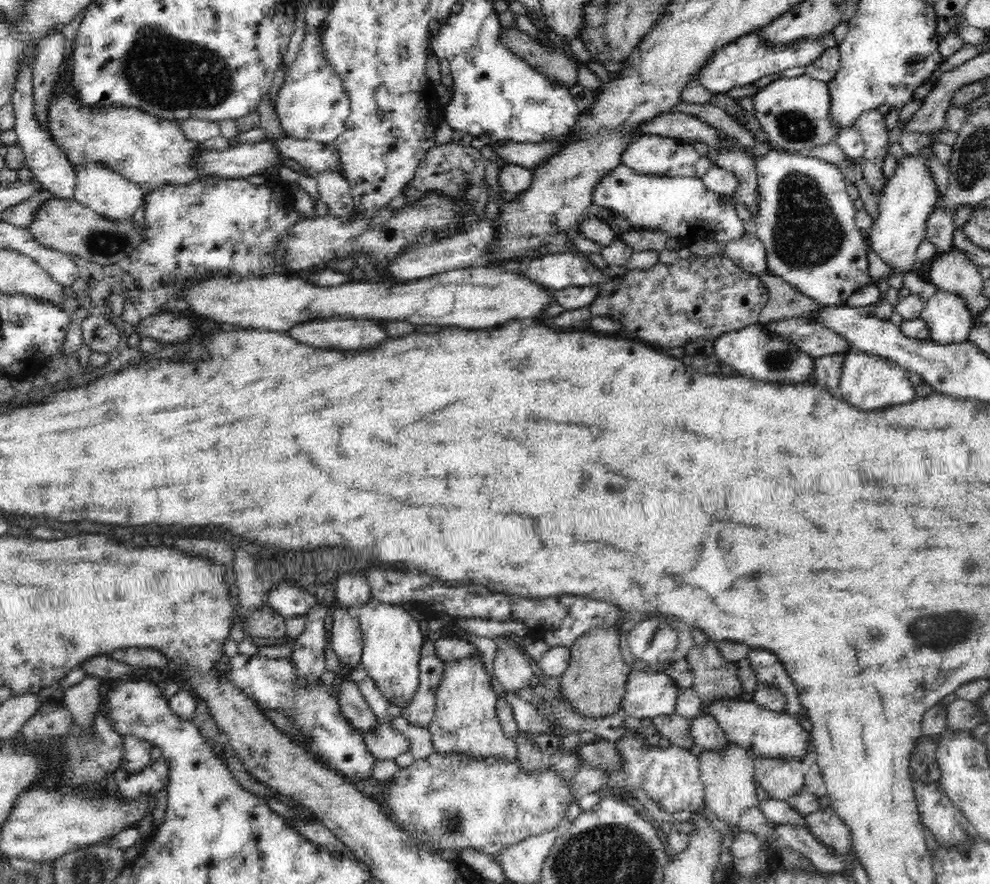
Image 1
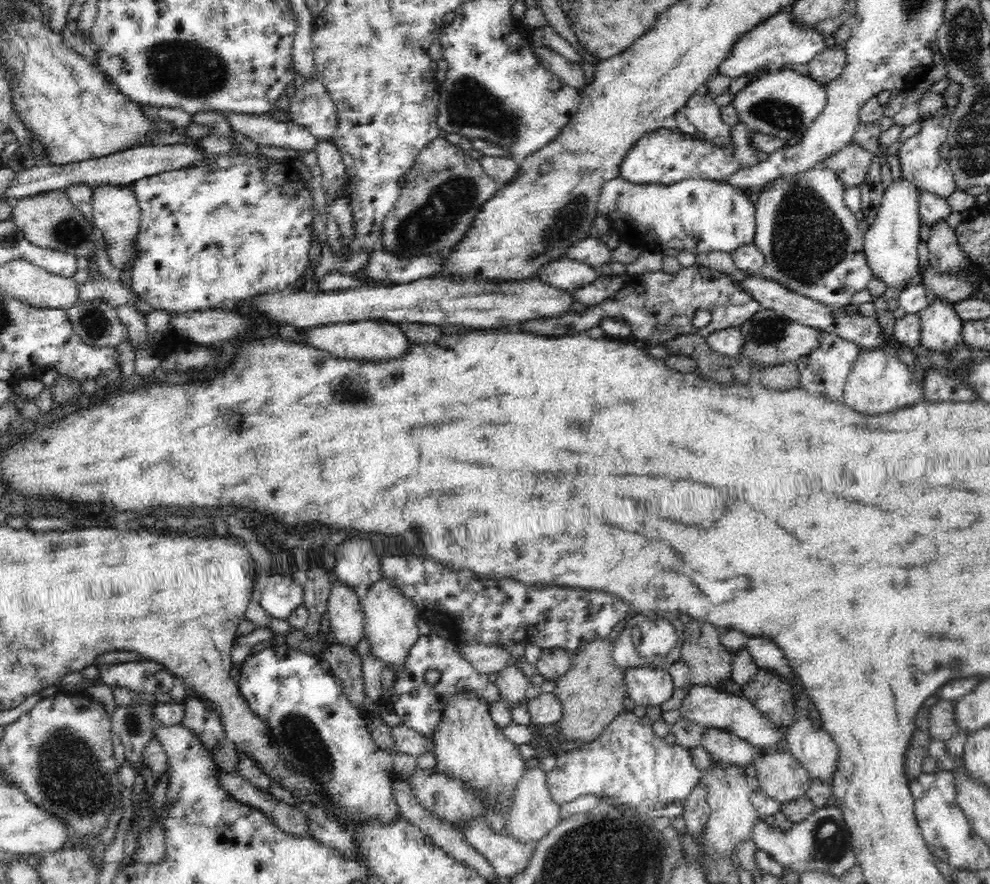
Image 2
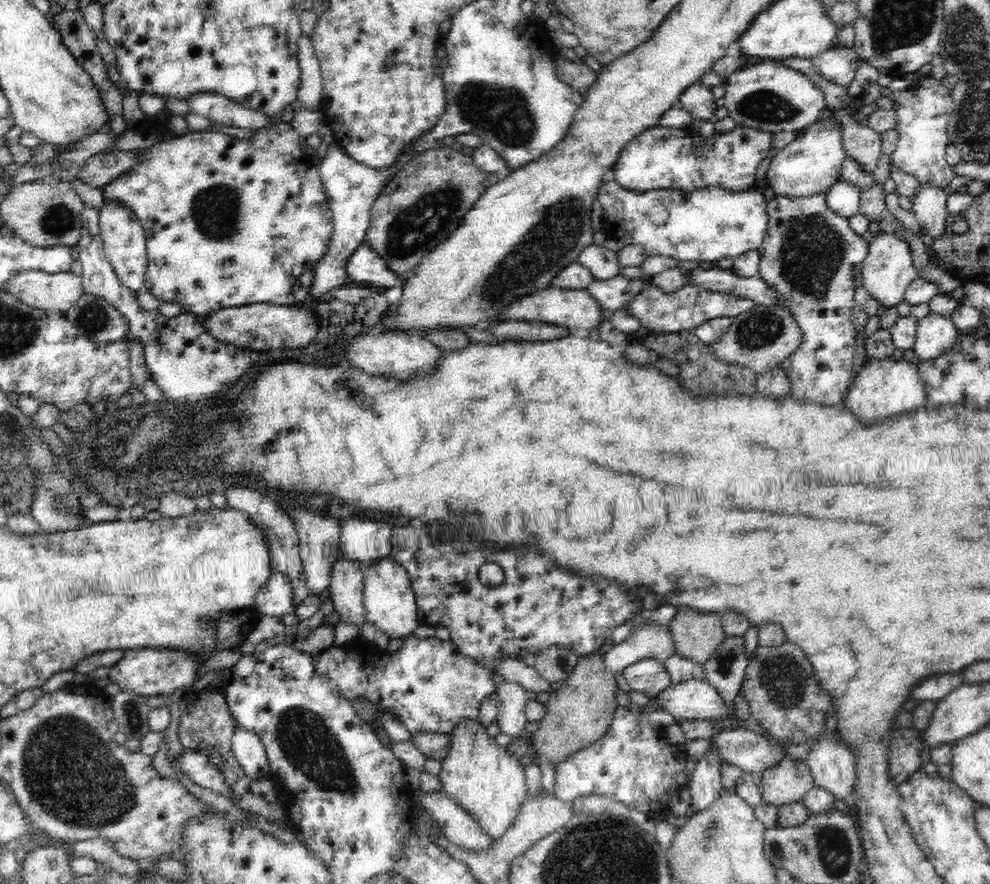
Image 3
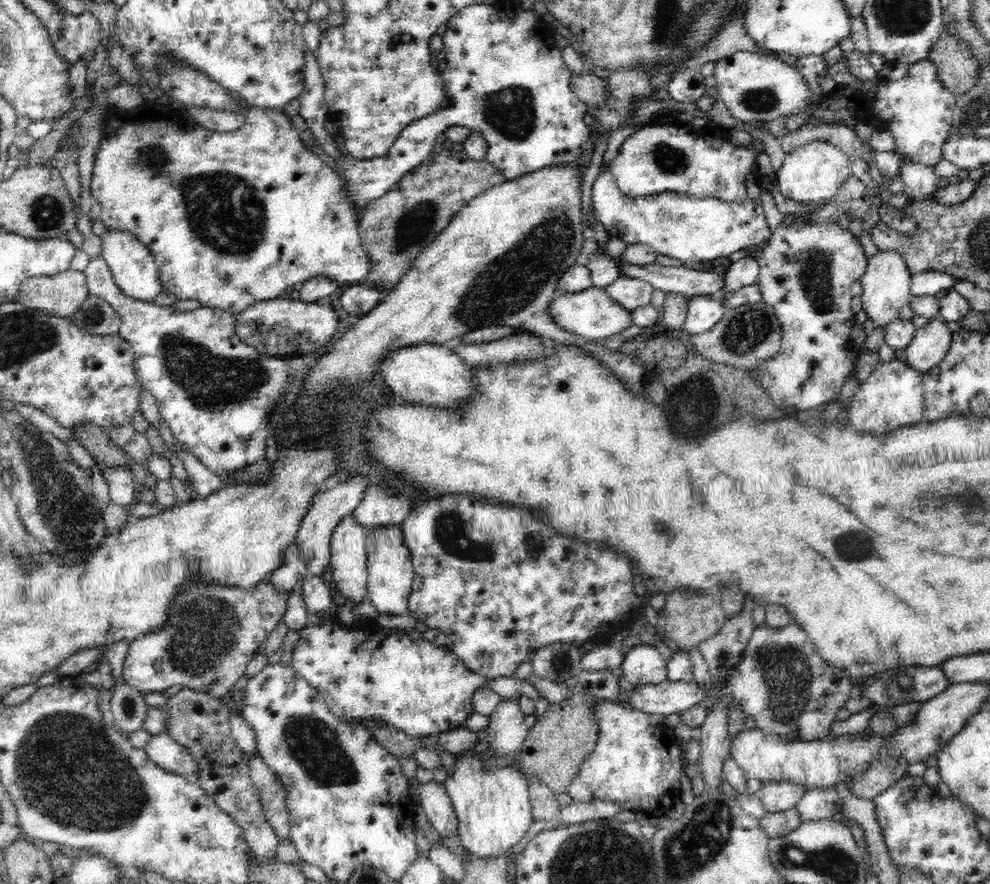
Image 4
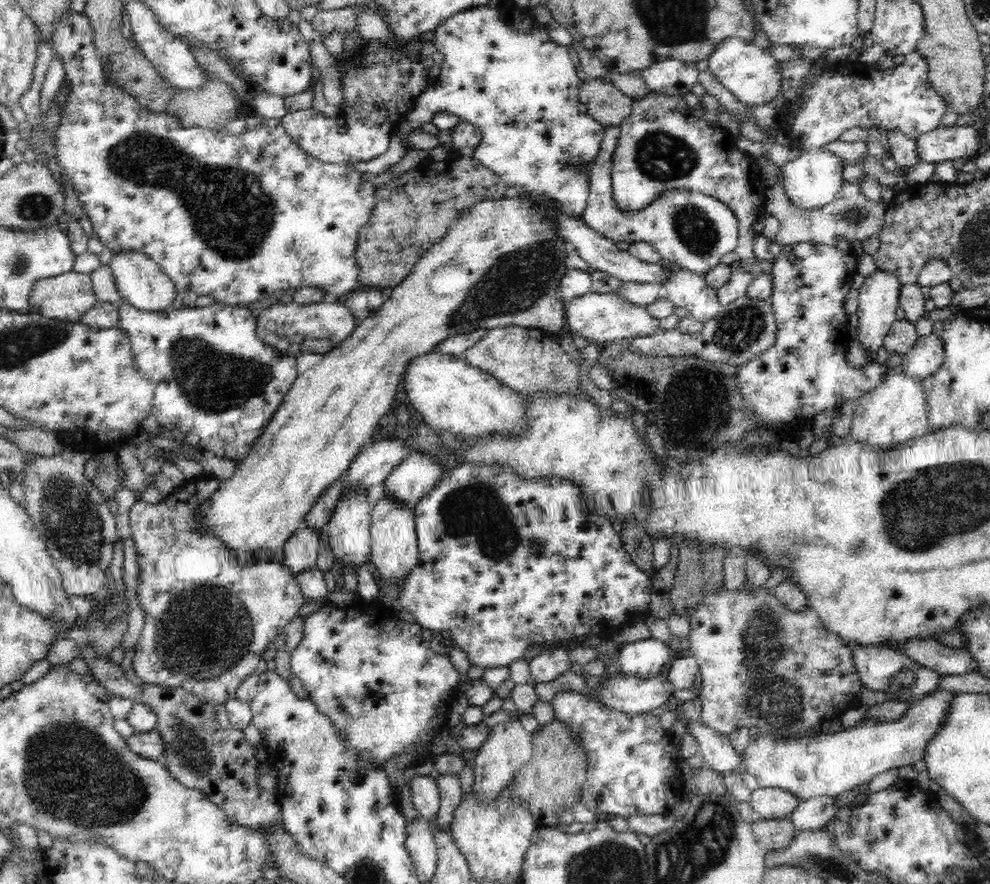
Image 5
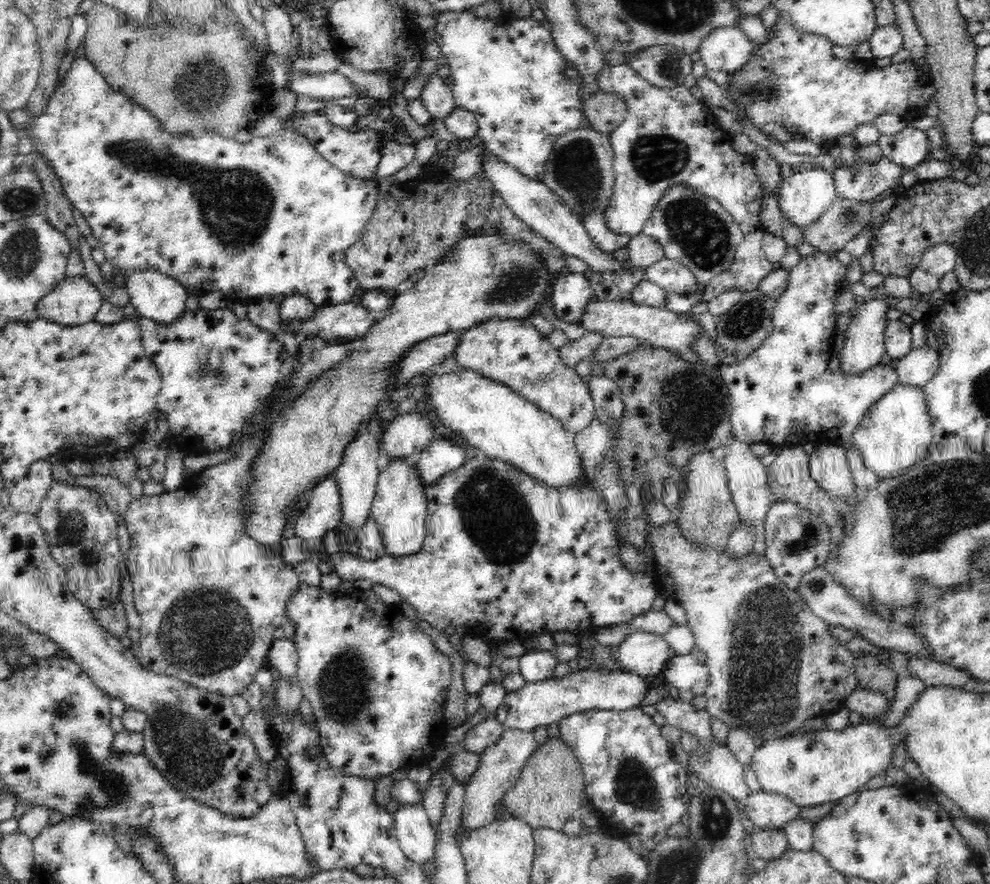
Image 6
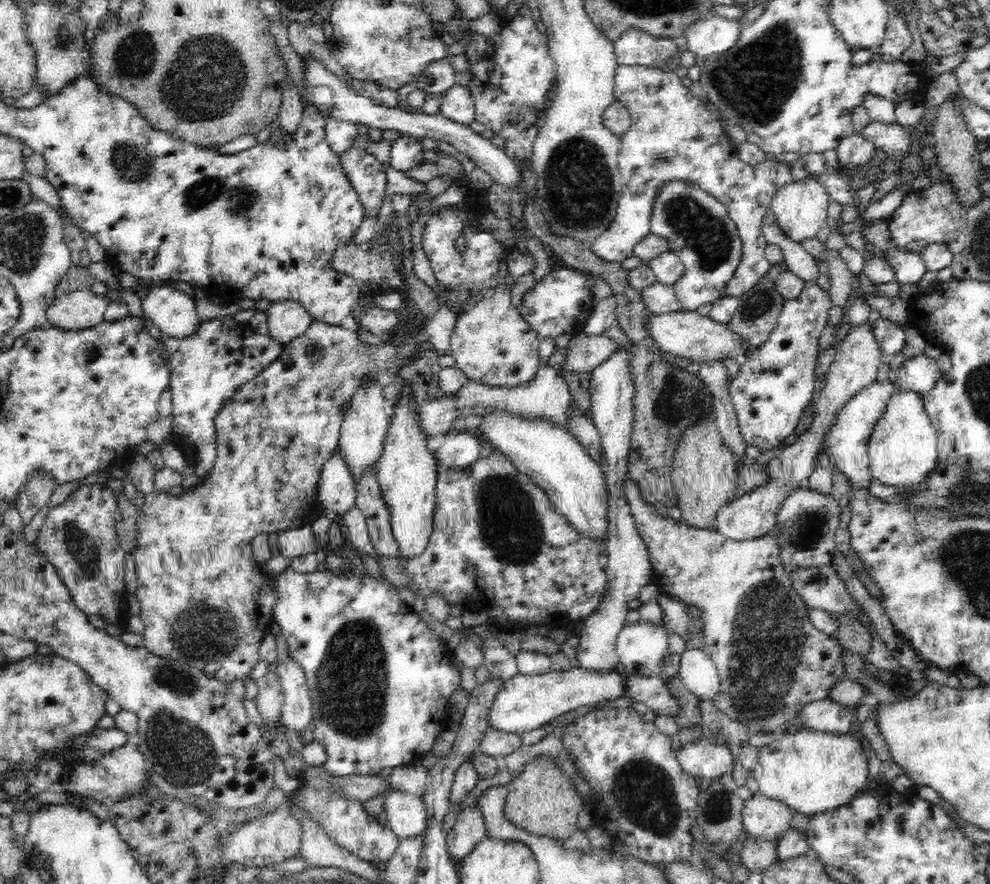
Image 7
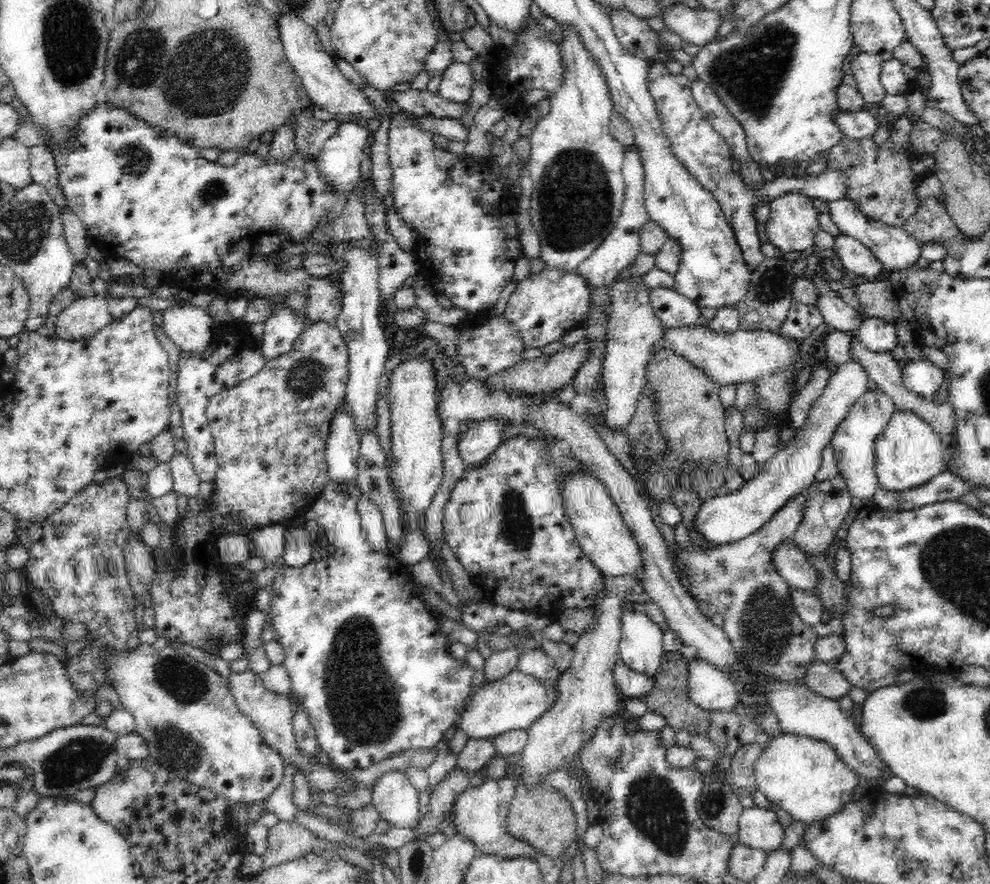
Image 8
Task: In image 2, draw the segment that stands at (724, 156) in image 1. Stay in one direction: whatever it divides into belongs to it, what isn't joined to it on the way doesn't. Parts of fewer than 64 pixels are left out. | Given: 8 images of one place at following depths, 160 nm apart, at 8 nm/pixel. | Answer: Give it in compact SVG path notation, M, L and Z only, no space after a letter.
M698 91L687 100L683 112L697 130L704 133L704 138L718 147L724 147L724 151L732 151L732 154L735 154L734 140L731 140L731 127L722 121L721 107L714 99L715 96Z

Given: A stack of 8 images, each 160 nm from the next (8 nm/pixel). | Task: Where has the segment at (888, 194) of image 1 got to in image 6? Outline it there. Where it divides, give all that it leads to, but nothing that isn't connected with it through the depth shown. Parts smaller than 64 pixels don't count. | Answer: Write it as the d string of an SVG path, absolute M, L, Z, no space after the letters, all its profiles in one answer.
M882 284L868 290L864 304L859 307L857 314L851 318L852 323L840 337L839 362L840 369L843 370L844 374L862 374L880 364L880 358L885 353L884 332L886 324L889 322L886 313L890 307L884 301L888 296L890 294L887 294L886 288Z

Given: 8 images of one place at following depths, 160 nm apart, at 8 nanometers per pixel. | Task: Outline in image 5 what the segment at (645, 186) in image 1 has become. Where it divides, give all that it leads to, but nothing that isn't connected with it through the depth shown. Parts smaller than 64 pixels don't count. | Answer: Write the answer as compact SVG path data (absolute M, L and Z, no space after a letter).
M619 126L605 127L601 149L595 158L594 170L589 175L588 206L582 212L581 219L612 242L647 242L658 251L662 260L673 262L690 272L705 275L722 263L722 258L737 247L739 223L735 213L721 200L685 189L662 192L656 200L652 200L642 209L620 211L611 194L612 153L619 134Z

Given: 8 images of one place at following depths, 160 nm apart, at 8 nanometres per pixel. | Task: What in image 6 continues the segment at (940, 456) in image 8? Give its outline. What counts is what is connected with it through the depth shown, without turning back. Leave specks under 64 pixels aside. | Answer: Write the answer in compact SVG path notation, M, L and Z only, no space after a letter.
M894 385L884 396L873 403L872 408L864 414L860 424L853 430L853 443L861 453L864 466L875 472L878 478L890 477L916 464L917 460L928 450L933 441L932 421L926 406L923 389L912 385Z

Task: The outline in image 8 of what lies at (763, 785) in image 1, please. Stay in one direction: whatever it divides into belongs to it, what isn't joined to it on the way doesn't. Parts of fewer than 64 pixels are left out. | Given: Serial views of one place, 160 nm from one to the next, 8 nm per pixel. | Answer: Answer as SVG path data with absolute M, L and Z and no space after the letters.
M764 807L745 808L739 817L738 843L770 853L779 850L784 838L776 811Z

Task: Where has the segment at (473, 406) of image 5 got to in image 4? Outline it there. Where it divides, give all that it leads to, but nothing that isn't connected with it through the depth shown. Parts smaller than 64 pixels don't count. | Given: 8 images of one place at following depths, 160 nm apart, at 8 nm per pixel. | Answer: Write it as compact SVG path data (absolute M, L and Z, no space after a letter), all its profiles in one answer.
M416 344L390 350L379 358L378 368L396 396L424 405L447 407L467 399L474 388L470 366L449 345Z

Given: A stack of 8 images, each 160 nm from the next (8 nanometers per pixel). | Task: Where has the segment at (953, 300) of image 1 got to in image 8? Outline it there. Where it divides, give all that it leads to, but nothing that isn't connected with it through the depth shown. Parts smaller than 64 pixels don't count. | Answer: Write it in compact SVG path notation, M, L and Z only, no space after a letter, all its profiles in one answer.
M925 357L906 362L902 383L907 391L922 398L932 399L944 382L945 372Z

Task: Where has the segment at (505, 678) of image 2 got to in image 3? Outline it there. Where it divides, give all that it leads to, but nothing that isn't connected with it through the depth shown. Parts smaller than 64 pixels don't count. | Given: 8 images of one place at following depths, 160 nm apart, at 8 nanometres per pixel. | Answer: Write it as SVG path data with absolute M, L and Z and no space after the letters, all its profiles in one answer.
M504 680L500 682L500 686L495 687L495 693L499 702L495 721L500 733L519 737L528 722L525 715L525 704L529 701L530 696L527 690L519 684Z

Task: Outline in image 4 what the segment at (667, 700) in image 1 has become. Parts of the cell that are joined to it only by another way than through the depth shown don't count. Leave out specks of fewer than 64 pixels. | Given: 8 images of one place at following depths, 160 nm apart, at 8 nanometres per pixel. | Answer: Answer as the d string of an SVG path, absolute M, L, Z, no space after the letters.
M646 642L626 652L621 669L633 685L660 684L667 679L667 661L660 648Z

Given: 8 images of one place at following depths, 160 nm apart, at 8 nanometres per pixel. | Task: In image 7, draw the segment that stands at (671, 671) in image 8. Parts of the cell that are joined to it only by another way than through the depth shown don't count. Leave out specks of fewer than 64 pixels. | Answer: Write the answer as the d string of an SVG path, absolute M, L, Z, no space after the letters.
M678 673L667 682L668 690L678 703L679 713L674 717L679 730L701 724L700 701L682 684Z

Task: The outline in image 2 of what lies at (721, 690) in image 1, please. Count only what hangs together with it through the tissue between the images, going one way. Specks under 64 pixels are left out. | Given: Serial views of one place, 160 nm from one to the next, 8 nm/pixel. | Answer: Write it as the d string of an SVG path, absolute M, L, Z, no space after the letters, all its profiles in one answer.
M691 619L683 626L683 640L681 640L681 660L691 671L690 684L700 687L721 688L728 679L732 679L733 653L722 644L720 631L701 620Z

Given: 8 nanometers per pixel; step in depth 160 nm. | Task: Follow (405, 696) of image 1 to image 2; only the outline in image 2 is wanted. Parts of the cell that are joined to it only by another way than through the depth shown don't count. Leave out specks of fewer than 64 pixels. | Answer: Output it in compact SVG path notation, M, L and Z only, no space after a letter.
M380 578L369 588L366 596L360 600L364 613L364 638L372 646L372 654L378 656L384 664L394 666L394 670L406 670L406 658L421 635L418 631L418 607L408 597L399 594L384 578Z

